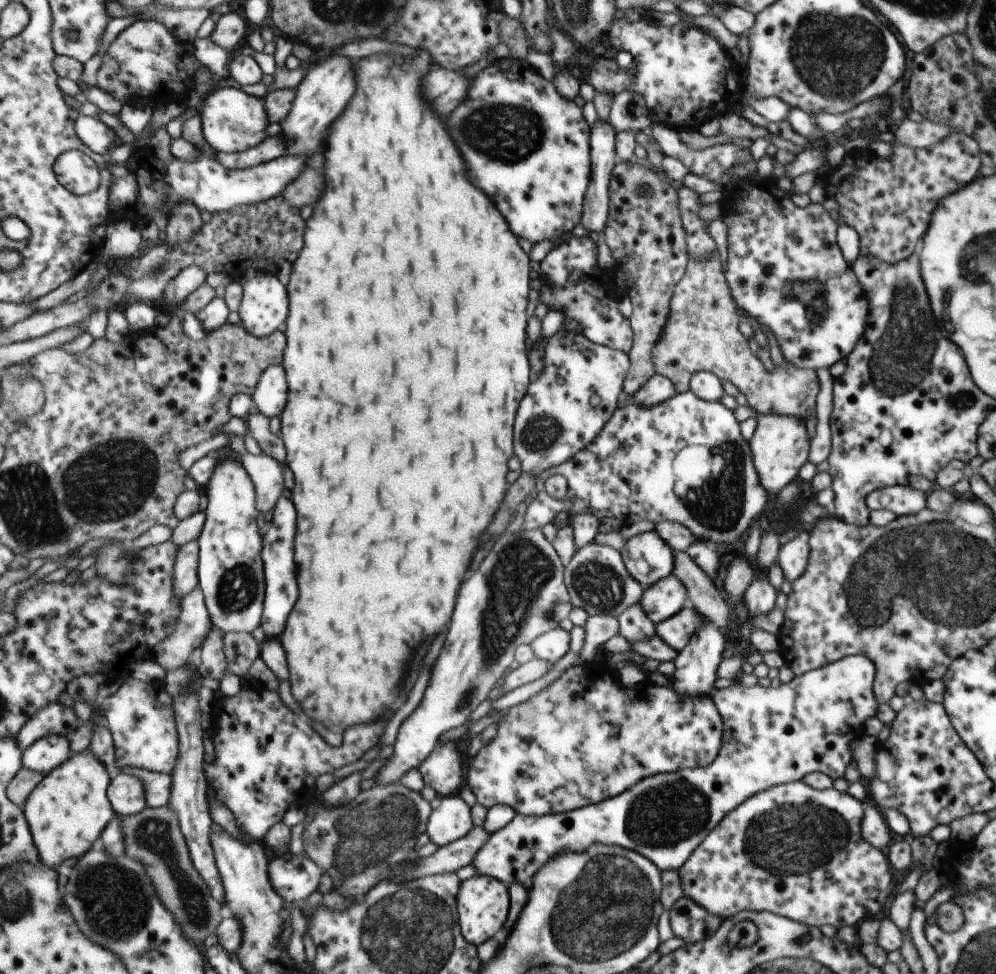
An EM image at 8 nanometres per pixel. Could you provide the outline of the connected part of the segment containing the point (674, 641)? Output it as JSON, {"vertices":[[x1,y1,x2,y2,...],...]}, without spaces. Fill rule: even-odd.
{"vertices":[[687,604,674,616,655,625,655,632,666,644,676,651,682,650,700,626,703,617,692,606]]}

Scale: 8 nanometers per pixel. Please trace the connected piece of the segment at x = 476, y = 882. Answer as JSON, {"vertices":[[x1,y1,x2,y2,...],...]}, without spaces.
{"vertices":[[473,875,464,880,464,888,460,888,460,924,464,924,464,936,468,936,470,944,482,944,489,938,500,937,506,927,507,919,510,917,511,888,508,888,503,881,499,881,492,875]]}

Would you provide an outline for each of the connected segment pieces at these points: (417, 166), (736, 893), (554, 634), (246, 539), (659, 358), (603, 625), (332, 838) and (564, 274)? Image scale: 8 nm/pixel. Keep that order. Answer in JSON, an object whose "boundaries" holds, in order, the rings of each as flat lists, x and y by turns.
{"boundaries":[[[420,52,420,56,414,58,416,66,404,66,404,58,394,54,372,58,356,62,354,68,356,76,360,76,360,92,352,96,352,104,332,126,326,144,328,188,314,208,316,214,307,220,308,244,305,244,306,252,302,251,296,262,289,284,292,310,285,327,289,345,284,366,288,371,291,396,282,416,282,434,288,449,288,462,298,478,294,502,300,512,298,578,302,584,302,600,281,641,288,653,293,696,302,711,314,722,326,727,341,726,345,731,358,722,374,722,376,716,384,714,398,696,406,658,412,656,414,648,422,644,426,636,444,632,444,624,452,616,456,592,470,566,472,552,478,548,482,532,504,498,506,462,512,456,512,424,514,416,518,416,519,404,530,390,530,366,526,356,530,258,520,248,503,213,468,180,466,162,460,150,450,138,444,122,422,98,420,70,426,74,430,58]],[[796,781,758,792,742,806,732,811,730,815,727,815,710,834,707,834,706,838,699,844,698,850,678,869,684,895,692,898,696,904,700,904,710,914,720,916,722,919,730,918,730,916,742,911,759,913,768,911,819,929,824,924,830,924,837,929,842,928,842,926,857,926,860,920,875,918,868,916,868,914,880,912,880,908,882,908,880,900,884,904,884,900,890,896,890,886,892,886,892,874,890,874,890,866,888,866,886,858,863,837,862,816,864,816,862,802,858,802,858,799,852,798,848,793,840,792,833,786,820,790,804,784,803,781]],[[564,619,562,626,545,632,531,642,535,658,546,660,546,662,558,662,569,649,569,632,573,624,570,619]],[[228,458,216,468,205,489,209,498,201,544,200,586,206,594,213,623,224,633,250,632,263,626,267,568,260,532,259,493,243,461]],[[718,250,712,258,689,256,683,277,680,288,676,288,672,320,667,320,668,332,664,332,660,348,656,348,655,372,670,378,678,393,688,391,691,379,700,371,712,372,720,380,734,384,758,414,786,414,804,420,810,410,815,410,822,390,818,372,796,366,768,372,763,361,752,354,746,337,738,330,742,317,738,314]],[[608,614,592,615,584,624,584,630,586,640,576,666,595,662,594,658,598,648,619,634,619,620,615,616,608,616]],[[402,783,374,785,368,790,361,790,358,796,344,808,326,810,323,807,324,797,318,804,317,817,308,826,306,833,307,850,314,859,334,880,334,889,346,898,363,898,372,886,382,878,382,870,406,862,414,850,419,837,426,833,426,822,431,816,430,804,420,796,420,791,404,787]],[[589,235,565,240,540,262,537,275,545,285,540,291,540,303,545,304,549,310,560,310,566,314,564,330,582,334,594,344,629,353,634,346,631,320,624,316,624,312,620,312,620,300,616,300,612,292,605,292,595,284,600,268,600,244,596,244,596,240,592,240]]]}

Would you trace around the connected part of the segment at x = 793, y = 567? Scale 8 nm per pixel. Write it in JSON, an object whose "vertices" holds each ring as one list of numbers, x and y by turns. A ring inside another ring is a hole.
{"vertices":[[799,536,785,542,777,554,778,564,784,578,791,584,803,576,810,562,810,544,806,537]]}

